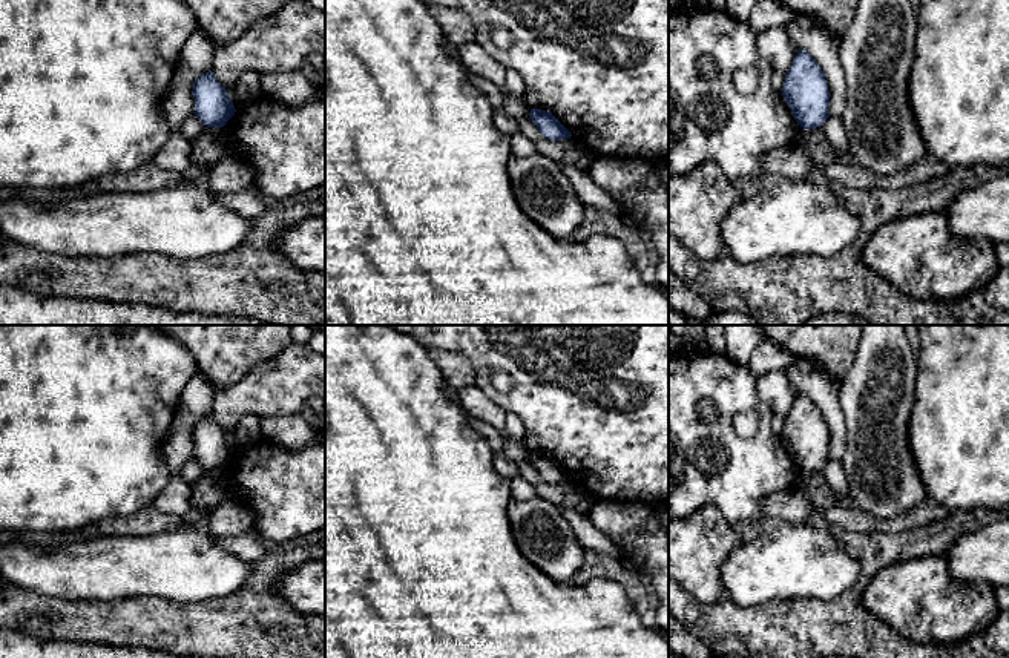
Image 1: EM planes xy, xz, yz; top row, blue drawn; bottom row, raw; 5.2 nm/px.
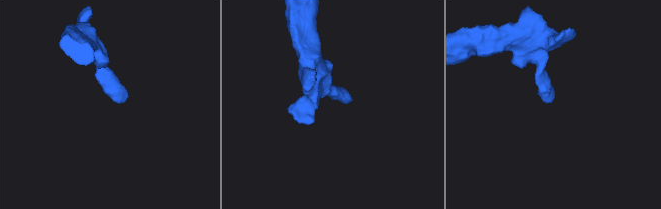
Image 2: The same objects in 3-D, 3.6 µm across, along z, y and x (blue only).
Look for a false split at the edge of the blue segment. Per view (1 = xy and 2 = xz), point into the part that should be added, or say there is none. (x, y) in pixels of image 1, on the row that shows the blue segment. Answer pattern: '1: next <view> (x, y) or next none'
1: next none
2: next none

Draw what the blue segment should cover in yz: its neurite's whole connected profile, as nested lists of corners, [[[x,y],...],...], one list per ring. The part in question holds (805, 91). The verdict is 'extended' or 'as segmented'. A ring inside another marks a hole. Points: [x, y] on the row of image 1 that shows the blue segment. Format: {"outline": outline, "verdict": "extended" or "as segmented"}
{"outline": [[[797,51],[785,72],[781,92],[800,127],[807,130],[820,127],[830,117],[827,80],[817,61],[807,51]]], "verdict": "as segmented"}

